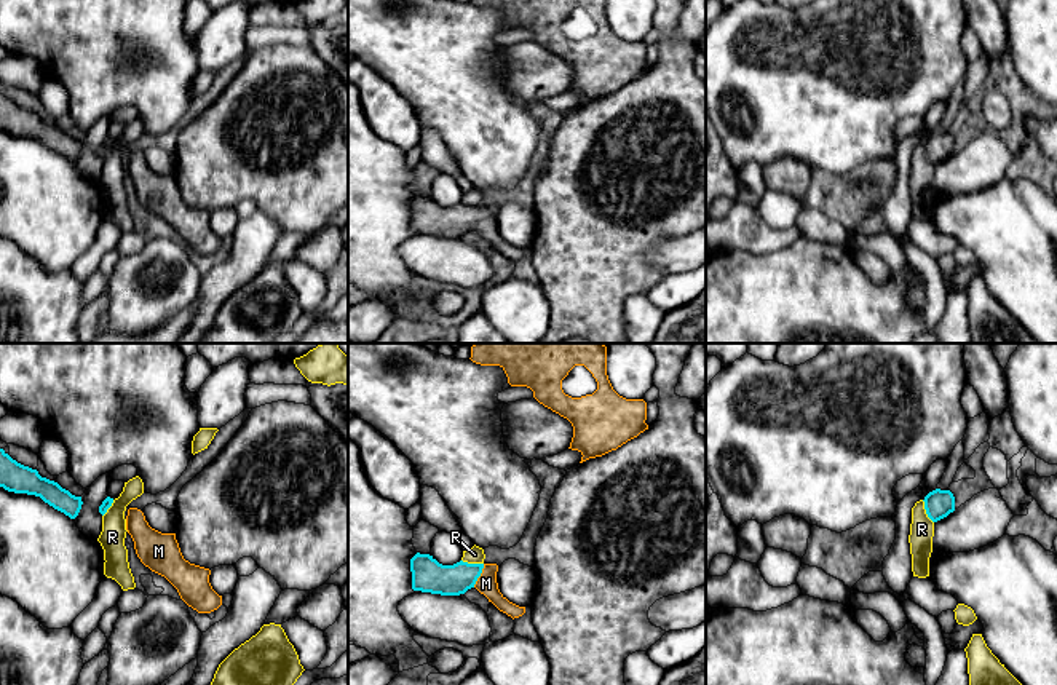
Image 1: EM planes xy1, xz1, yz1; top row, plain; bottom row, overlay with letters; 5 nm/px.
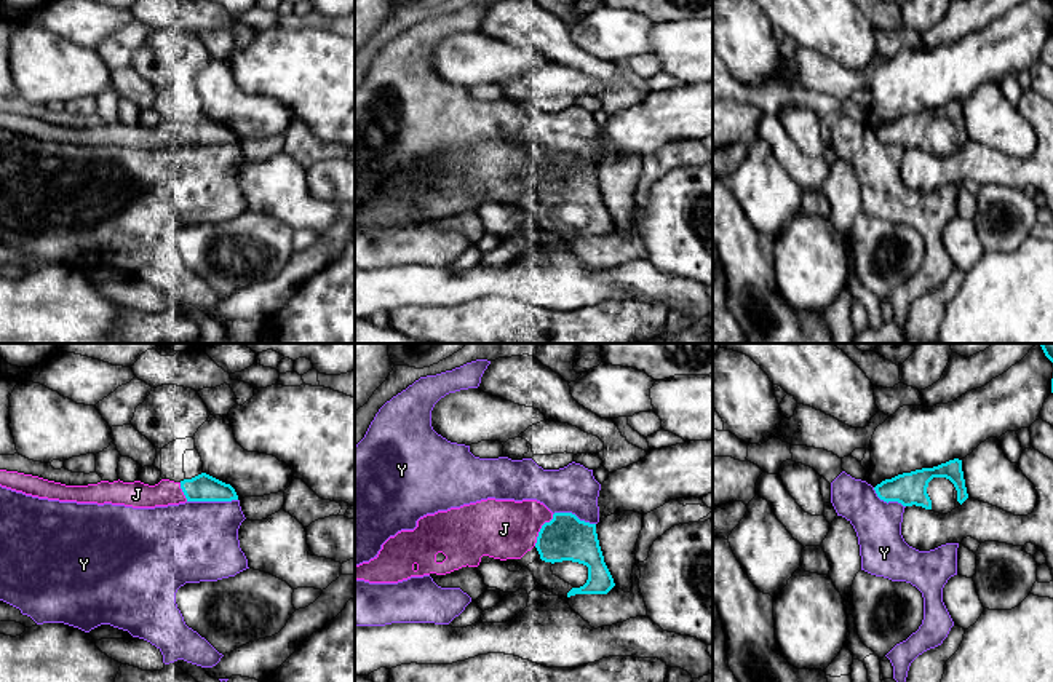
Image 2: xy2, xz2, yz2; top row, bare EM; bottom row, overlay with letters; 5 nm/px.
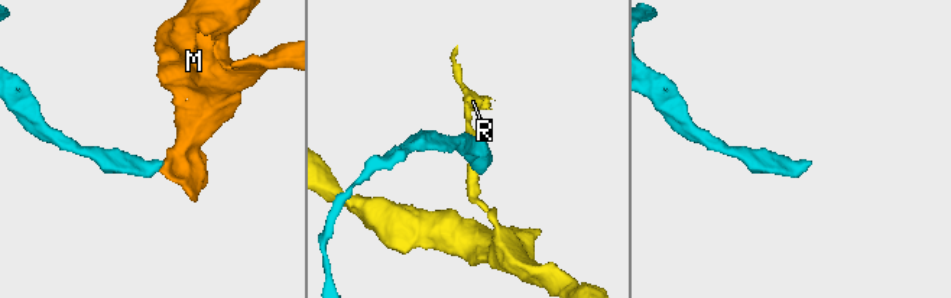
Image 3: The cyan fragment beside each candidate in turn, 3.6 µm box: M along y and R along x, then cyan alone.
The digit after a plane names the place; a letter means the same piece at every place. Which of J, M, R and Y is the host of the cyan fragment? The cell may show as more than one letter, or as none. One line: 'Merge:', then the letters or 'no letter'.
Merge: J, M

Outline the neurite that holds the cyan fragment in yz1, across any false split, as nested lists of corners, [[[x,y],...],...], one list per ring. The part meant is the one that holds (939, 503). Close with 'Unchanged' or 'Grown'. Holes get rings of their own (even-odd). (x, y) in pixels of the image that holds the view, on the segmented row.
[[[936,489],[924,497],[924,509],[932,522],[947,517],[955,511],[955,497],[950,490]]]. Unchanged

